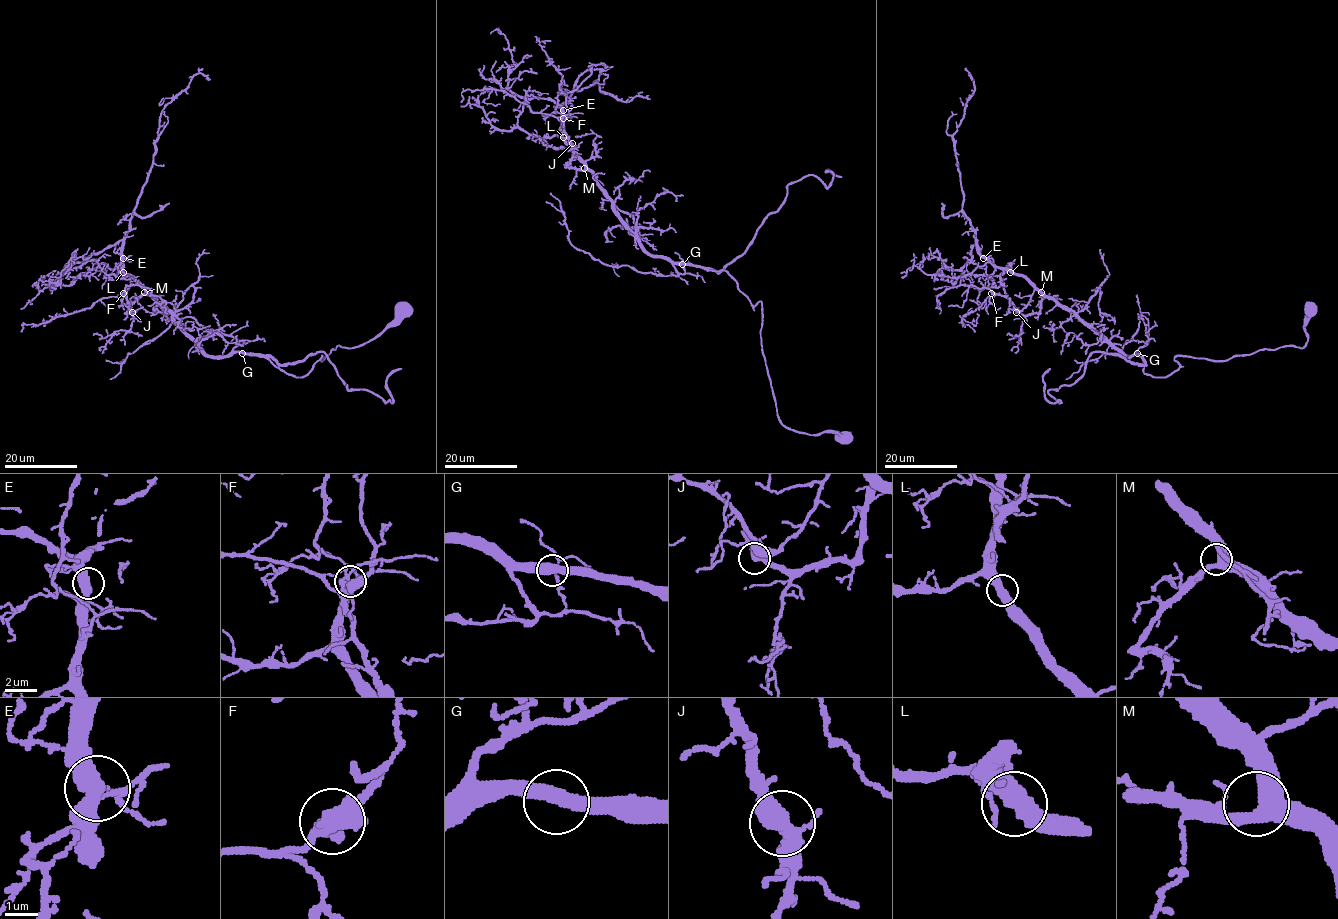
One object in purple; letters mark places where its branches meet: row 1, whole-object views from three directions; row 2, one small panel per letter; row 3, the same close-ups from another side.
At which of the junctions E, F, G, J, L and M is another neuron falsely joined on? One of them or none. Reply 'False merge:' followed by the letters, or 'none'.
False merge: none

